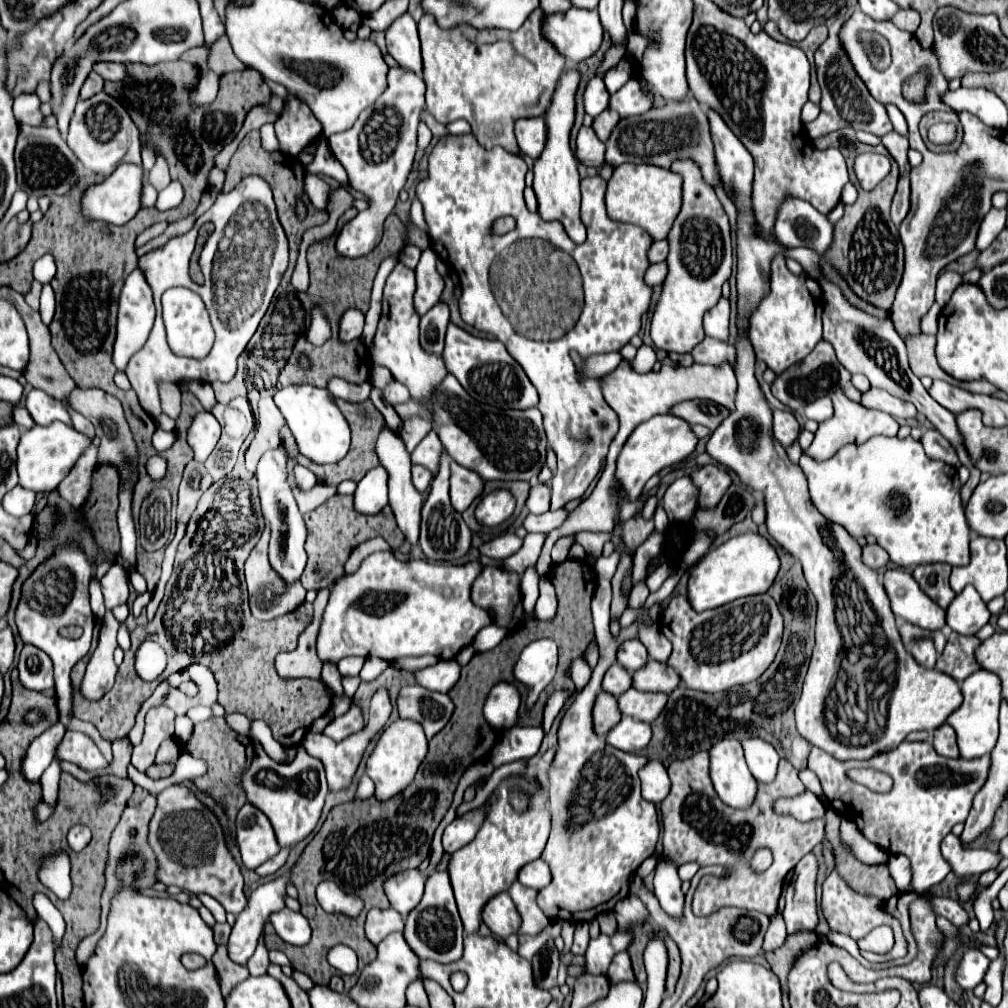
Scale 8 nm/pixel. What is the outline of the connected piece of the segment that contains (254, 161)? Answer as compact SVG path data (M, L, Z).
M252 131L248 133L240 147L236 149L236 153L232 155L232 161L228 163L228 169L226 169L226 179L224 179L224 187L222 191L228 193L232 187L236 187L240 183L242 177L248 177L248 175L260 175L264 177L268 183L270 183L270 189L274 193L274 203L276 203L276 211L278 211L278 219L286 231L286 237L290 241L290 261L294 263L296 261L296 255L298 255L298 245L300 245L300 239L304 235L306 229L314 227L314 225L320 225L322 223L322 211L316 211L314 209L314 215L306 215L304 221L298 219L296 215L296 199L302 199L306 205L310 203L306 197L304 197L304 191L302 191L302 177L304 177L304 167L298 159L292 159L292 157L286 157L286 155L280 155L280 153L268 153L264 151L262 147L262 141L260 141L260 131Z

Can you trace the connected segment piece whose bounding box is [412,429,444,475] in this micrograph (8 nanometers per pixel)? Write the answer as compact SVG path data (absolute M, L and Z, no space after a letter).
M432 429L428 435L418 443L418 447L416 447L414 453L412 453L412 463L420 463L420 465L428 467L434 475L436 475L436 469L438 469L440 456L444 449L436 434L436 431Z

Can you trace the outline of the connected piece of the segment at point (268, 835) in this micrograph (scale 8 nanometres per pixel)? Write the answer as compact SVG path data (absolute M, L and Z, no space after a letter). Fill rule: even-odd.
M246 803L238 811L236 837L238 837L242 863L248 869L256 869L258 865L262 865L280 851L270 821L262 811L258 811L250 803Z

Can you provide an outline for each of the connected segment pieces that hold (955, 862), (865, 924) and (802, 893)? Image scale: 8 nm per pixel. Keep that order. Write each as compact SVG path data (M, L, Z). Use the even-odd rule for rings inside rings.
M948 833L942 841L942 855L952 865L952 871L958 879L980 875L984 869L996 869L996 865L1000 863L998 853L964 847L952 833Z
M832 871L828 875L828 879L822 883L822 901L820 901L820 909L822 909L822 915L826 917L830 929L834 931L840 931L840 933L846 933L850 935L852 939L862 939L864 935L868 935L874 927L878 925L888 925L892 927L894 931L894 949L890 953L884 953L884 955L876 955L876 953L866 953L866 959L872 961L872 963L884 963L884 961L892 961L892 959L900 959L906 955L906 939L902 935L902 929L900 929L900 923L888 915L882 907L882 901L876 899L876 897L866 897L866 895L860 895L860 893L854 893L840 877L836 871Z
M814 853L804 855L794 869L794 881L792 891L784 893L786 907L782 911L788 933L796 931L814 931L818 925L816 915L816 873L818 873L818 861Z

